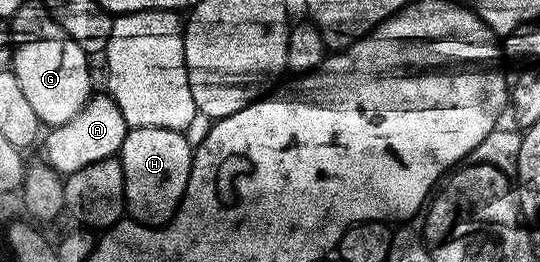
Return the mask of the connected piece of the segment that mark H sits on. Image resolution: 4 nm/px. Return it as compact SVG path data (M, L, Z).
M133 127L129 130L118 158L124 174L126 211L135 222L164 225L179 211L192 168L194 147L191 142L188 144L188 140L185 132L174 129Z

